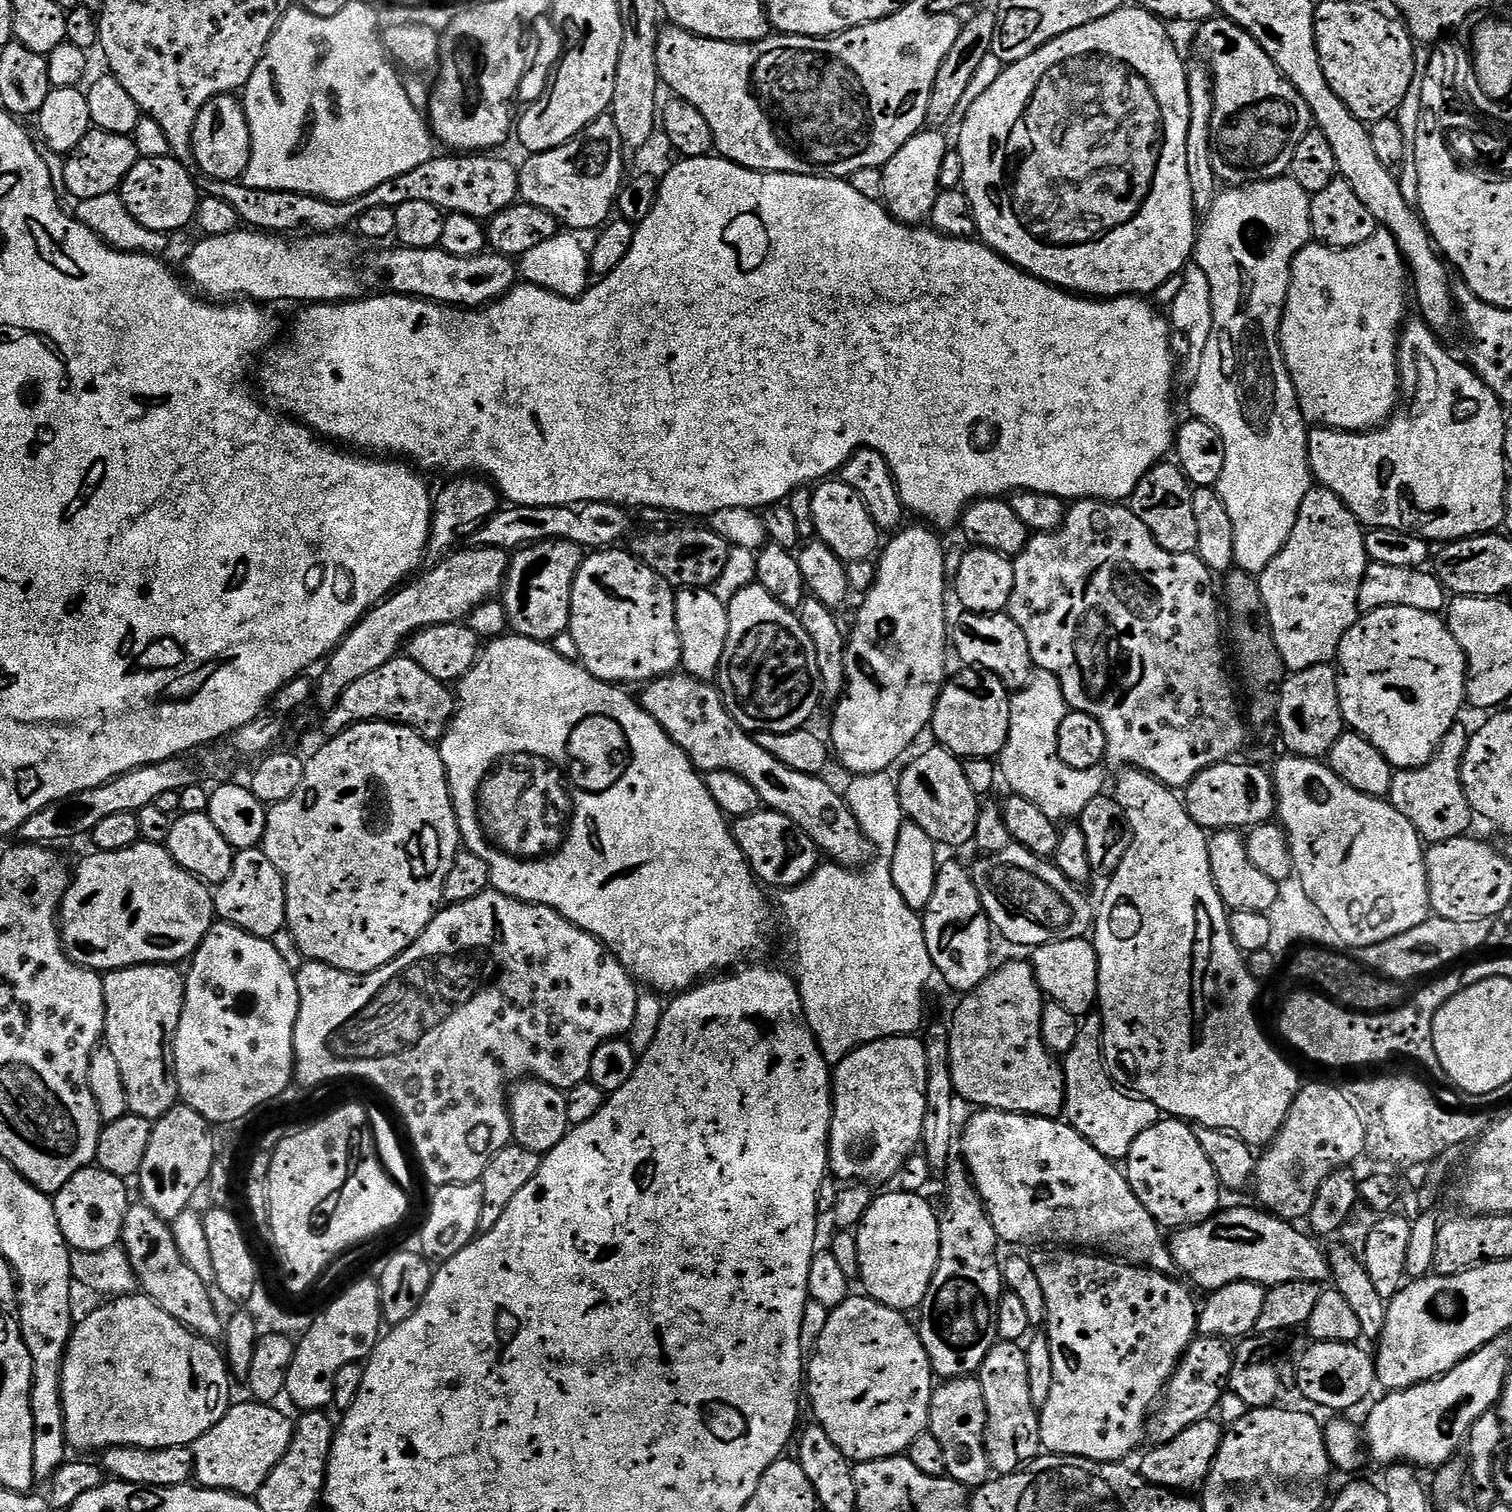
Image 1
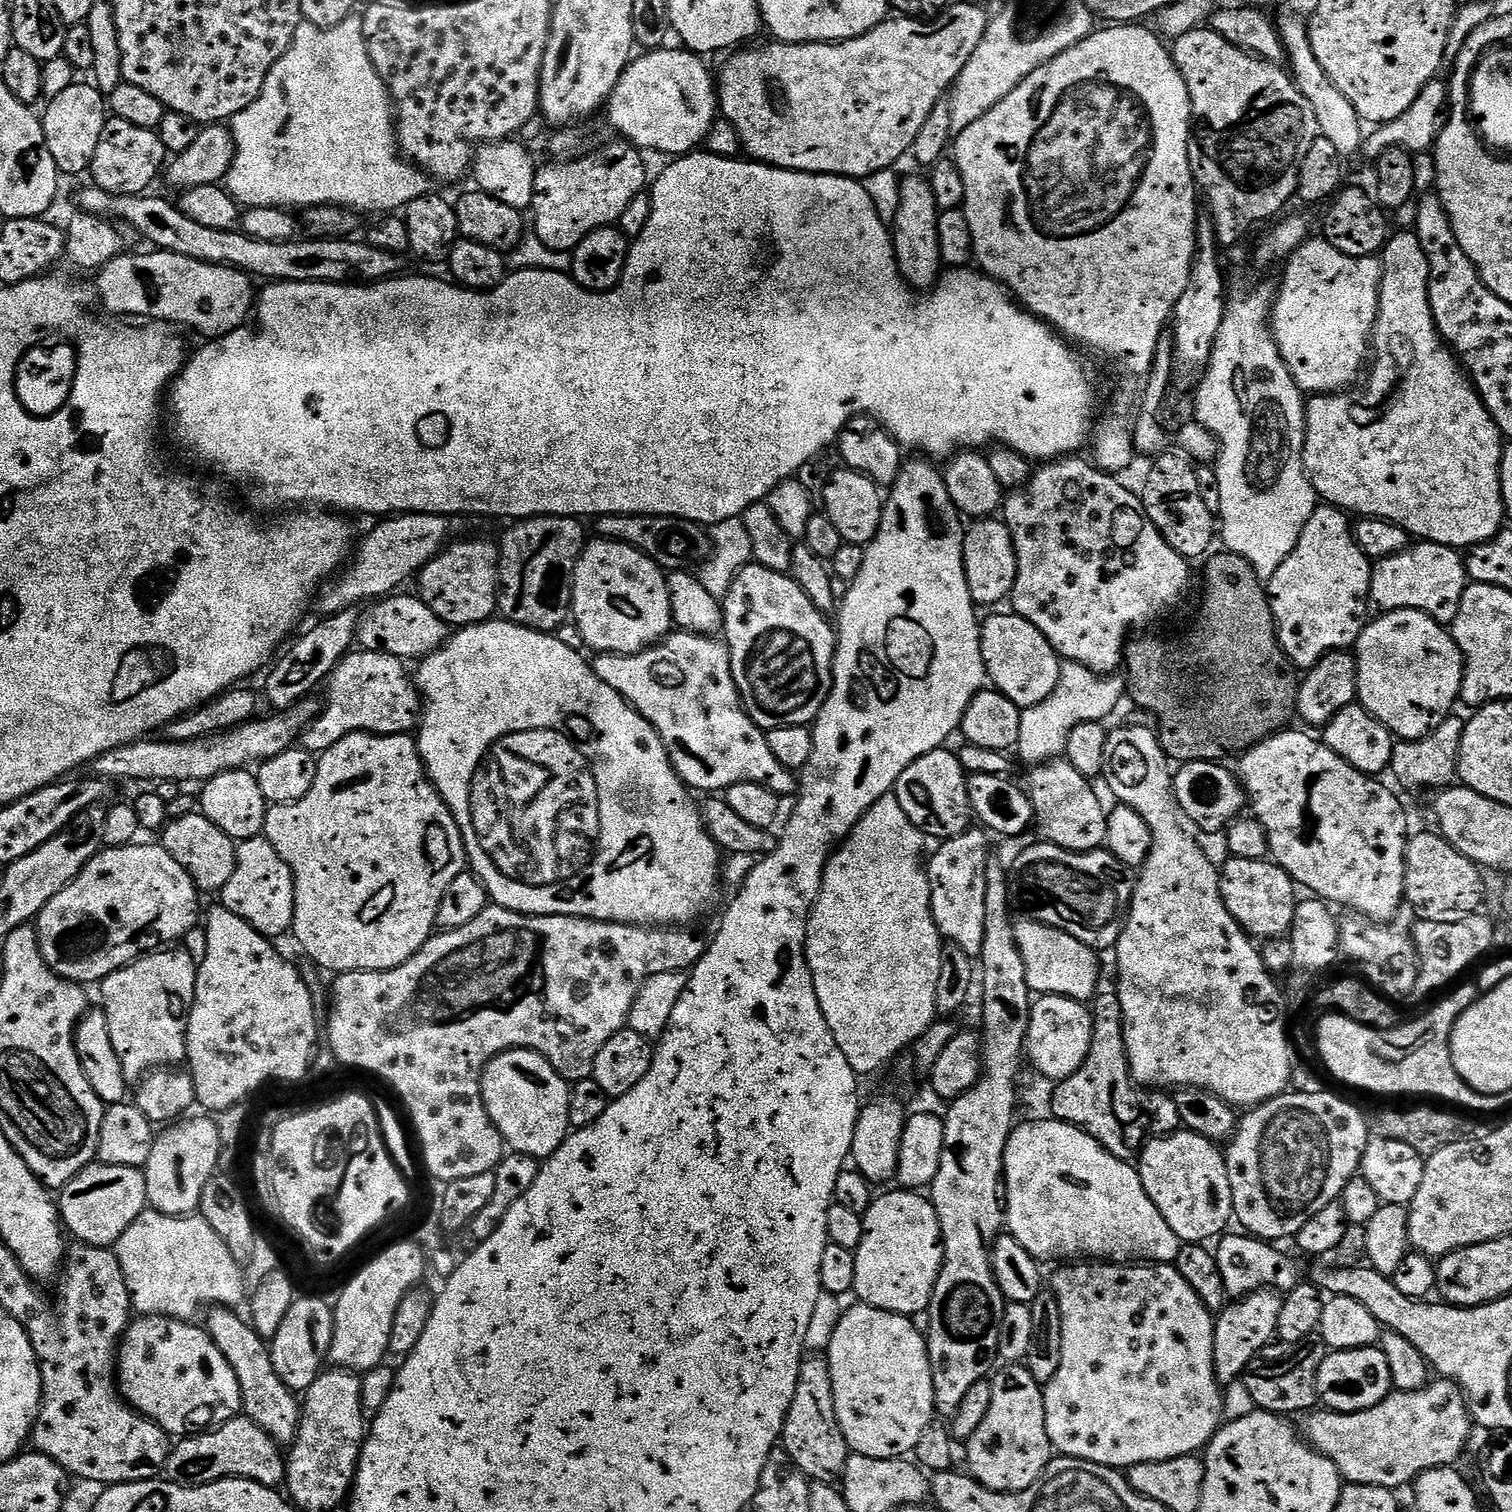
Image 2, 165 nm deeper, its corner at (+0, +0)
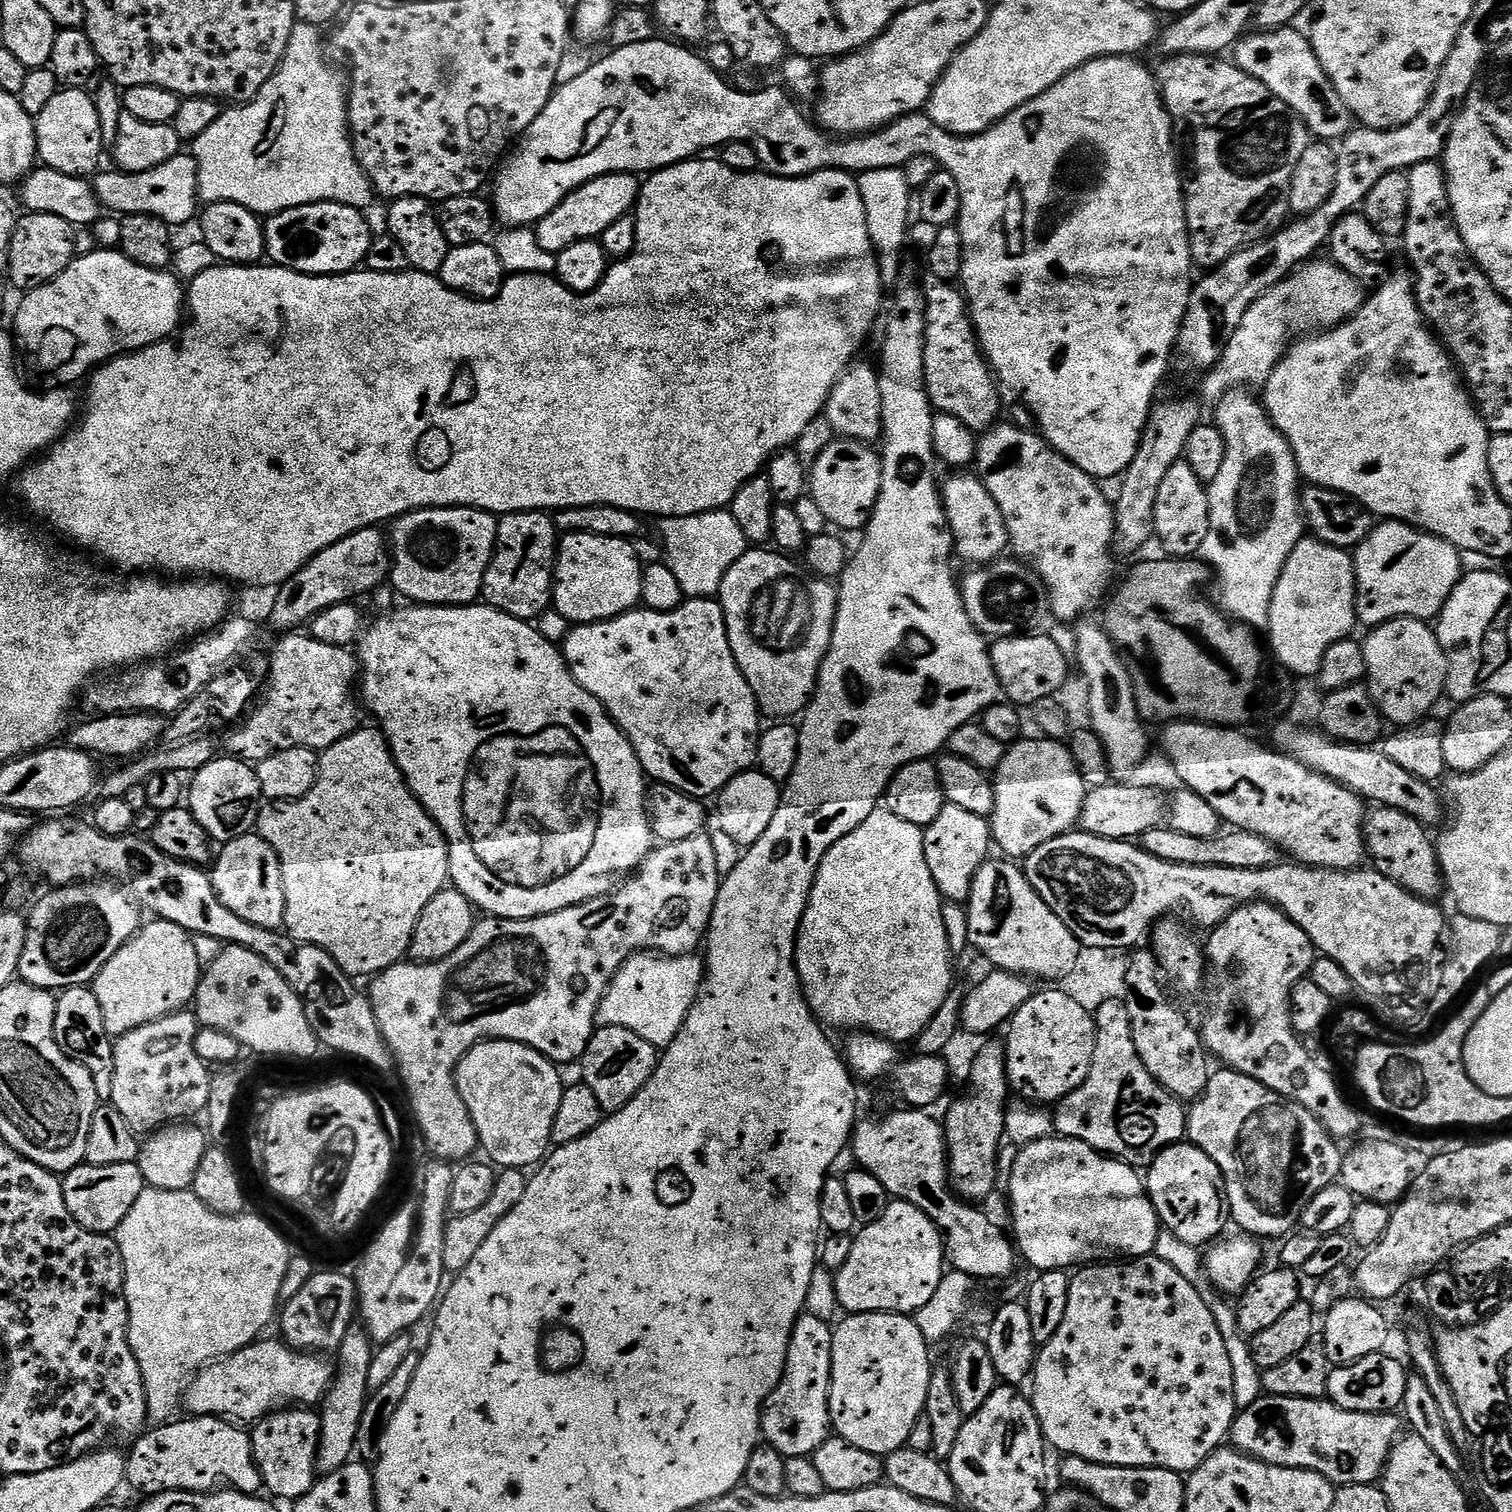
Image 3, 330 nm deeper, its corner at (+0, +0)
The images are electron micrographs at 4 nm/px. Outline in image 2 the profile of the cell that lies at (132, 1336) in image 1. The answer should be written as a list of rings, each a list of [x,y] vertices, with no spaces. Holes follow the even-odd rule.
[[[140,1316],[133,1319],[124,1329],[118,1344],[118,1359],[114,1364],[119,1395],[140,1415],[153,1420],[172,1438],[184,1438],[225,1424],[227,1420],[237,1419],[241,1411],[240,1387],[234,1378],[234,1370],[222,1358],[216,1343],[208,1339],[205,1329],[195,1328],[194,1325],[192,1322],[169,1320],[163,1316]]]

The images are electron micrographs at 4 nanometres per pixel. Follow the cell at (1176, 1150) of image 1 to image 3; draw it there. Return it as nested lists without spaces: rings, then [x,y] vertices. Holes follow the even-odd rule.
[[[1171,1144],[1160,1151],[1152,1163],[1147,1165],[1146,1187],[1161,1225],[1182,1242],[1208,1246],[1221,1235],[1219,1232],[1224,1227],[1229,1227],[1230,1213],[1224,1175],[1212,1159],[1193,1144]]]

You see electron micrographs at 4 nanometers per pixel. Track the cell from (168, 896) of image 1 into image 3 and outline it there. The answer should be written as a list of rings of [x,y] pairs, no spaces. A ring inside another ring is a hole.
[[[81,882],[79,884],[70,884],[67,886],[57,887],[52,890],[49,896],[44,896],[32,908],[32,913],[27,913],[28,929],[26,930],[26,946],[22,946],[22,962],[20,963],[19,979],[25,984],[33,984],[39,988],[47,988],[49,990],[63,990],[65,988],[82,988],[91,985],[96,979],[96,975],[102,970],[102,966],[106,966],[106,962],[110,962],[110,958],[114,958],[114,954],[118,954],[118,950],[132,936],[136,935],[142,927],[141,909],[135,900],[123,887],[117,886],[112,882]]]

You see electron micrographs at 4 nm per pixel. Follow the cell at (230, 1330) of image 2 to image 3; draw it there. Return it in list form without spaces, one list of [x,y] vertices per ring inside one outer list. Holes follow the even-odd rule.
[[[285,1406],[279,1410],[273,1410],[263,1420],[255,1421],[251,1429],[252,1453],[256,1459],[256,1465],[260,1471],[260,1479],[265,1489],[273,1492],[271,1495],[277,1501],[288,1500],[295,1502],[302,1498],[317,1482],[316,1451],[320,1445],[320,1413],[308,1406]]]

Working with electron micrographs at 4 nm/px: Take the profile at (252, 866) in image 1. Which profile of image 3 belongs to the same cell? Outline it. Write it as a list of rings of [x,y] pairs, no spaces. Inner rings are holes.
[[[258,834],[239,836],[227,841],[221,848],[224,849],[221,852],[219,849],[214,860],[216,869],[211,869],[210,872],[212,885],[215,886],[220,901],[230,910],[234,910],[234,914],[238,914],[238,918],[242,918],[254,926],[279,929],[284,923],[284,883],[276,851]]]

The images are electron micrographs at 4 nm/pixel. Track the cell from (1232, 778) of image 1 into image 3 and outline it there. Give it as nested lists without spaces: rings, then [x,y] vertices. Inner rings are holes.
[[[1109,782],[1093,787],[1085,795],[1079,827],[1098,838],[1131,841],[1143,837],[1151,828],[1161,827],[1165,820],[1166,796],[1163,791],[1136,789],[1127,782]]]

